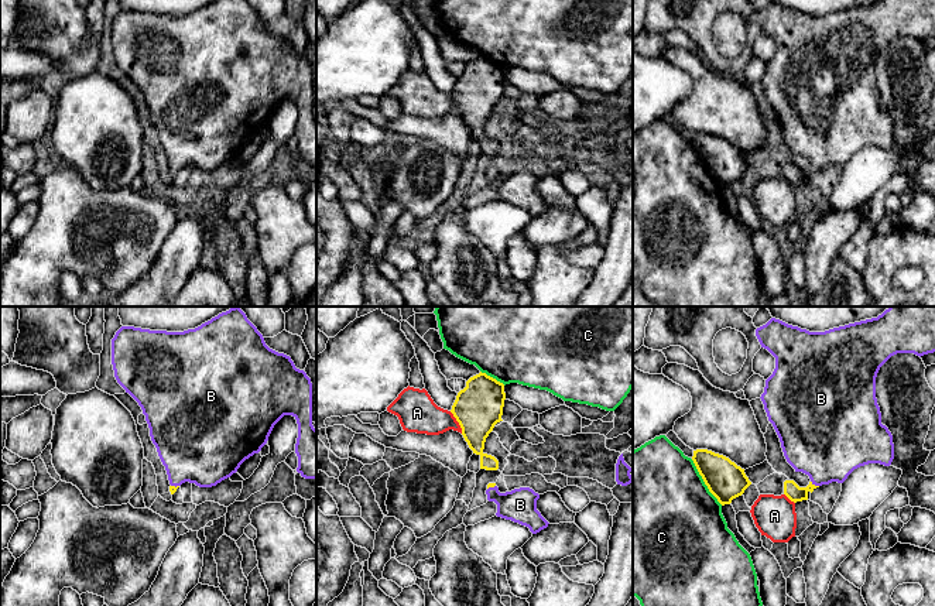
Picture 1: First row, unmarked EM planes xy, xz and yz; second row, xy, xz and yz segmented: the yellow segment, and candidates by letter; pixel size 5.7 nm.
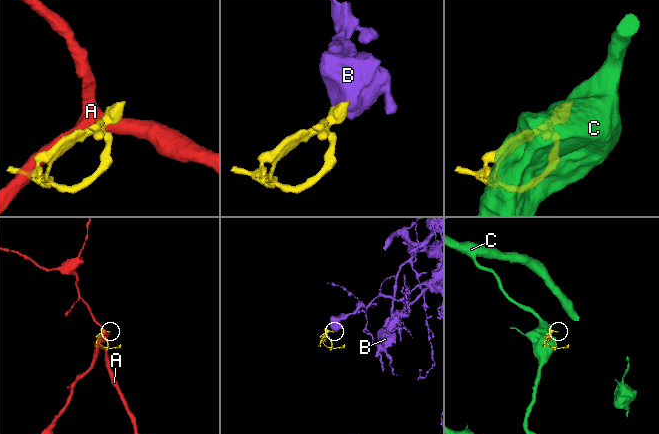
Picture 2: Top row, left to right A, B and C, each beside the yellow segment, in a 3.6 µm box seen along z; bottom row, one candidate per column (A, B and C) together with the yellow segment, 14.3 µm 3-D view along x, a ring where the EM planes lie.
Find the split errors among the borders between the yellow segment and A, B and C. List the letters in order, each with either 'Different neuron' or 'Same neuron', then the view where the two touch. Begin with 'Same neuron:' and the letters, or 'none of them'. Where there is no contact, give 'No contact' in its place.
Same neuron: B
A: Different neuron. Touches yellow in xz
B: Same neuron. Touches yellow in yz
C: Different neuron. Touches yellow in yz

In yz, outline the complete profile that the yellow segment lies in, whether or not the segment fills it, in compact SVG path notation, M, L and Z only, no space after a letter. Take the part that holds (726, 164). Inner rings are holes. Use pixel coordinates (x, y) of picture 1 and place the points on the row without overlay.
M696 133L692 144L709 175L722 189L730 188L751 168L744 153L723 138L708 133Z

